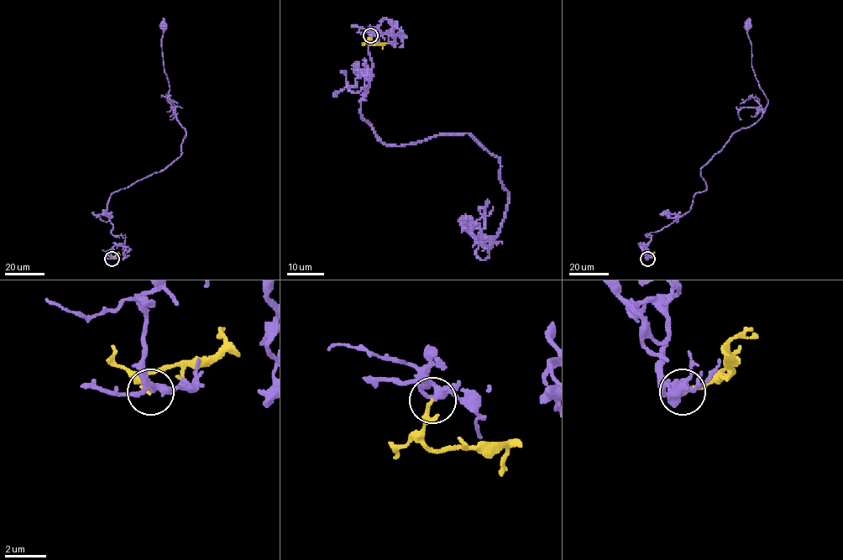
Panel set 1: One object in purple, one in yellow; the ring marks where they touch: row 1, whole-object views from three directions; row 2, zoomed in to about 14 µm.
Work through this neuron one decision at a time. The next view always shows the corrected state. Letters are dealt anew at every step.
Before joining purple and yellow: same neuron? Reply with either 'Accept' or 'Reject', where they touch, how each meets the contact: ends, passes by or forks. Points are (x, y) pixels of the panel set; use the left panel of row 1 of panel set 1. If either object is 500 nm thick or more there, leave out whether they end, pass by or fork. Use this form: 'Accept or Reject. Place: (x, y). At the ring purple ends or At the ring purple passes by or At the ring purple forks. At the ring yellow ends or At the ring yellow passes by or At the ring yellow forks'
Reject. Place: (112, 259). At the ring purple passes by. At the ring yellow passes by

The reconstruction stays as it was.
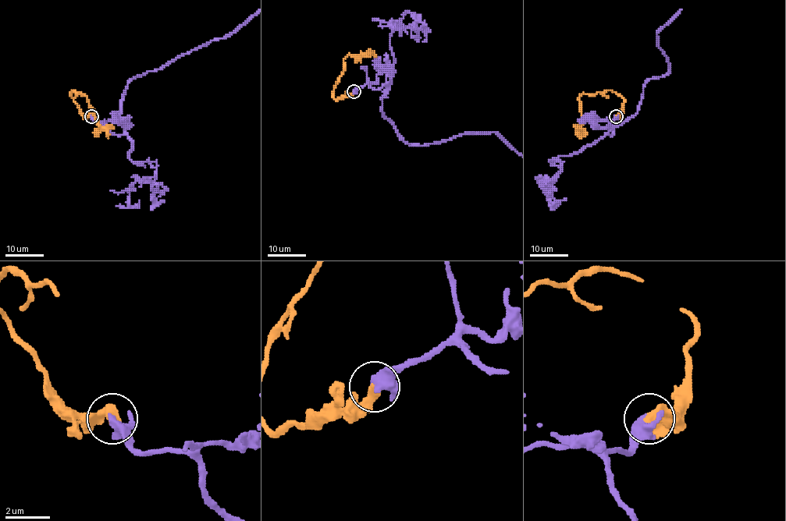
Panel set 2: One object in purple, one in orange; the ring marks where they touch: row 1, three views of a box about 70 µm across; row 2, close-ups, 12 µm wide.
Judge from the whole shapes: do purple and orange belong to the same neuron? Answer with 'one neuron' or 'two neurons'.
one neuron

